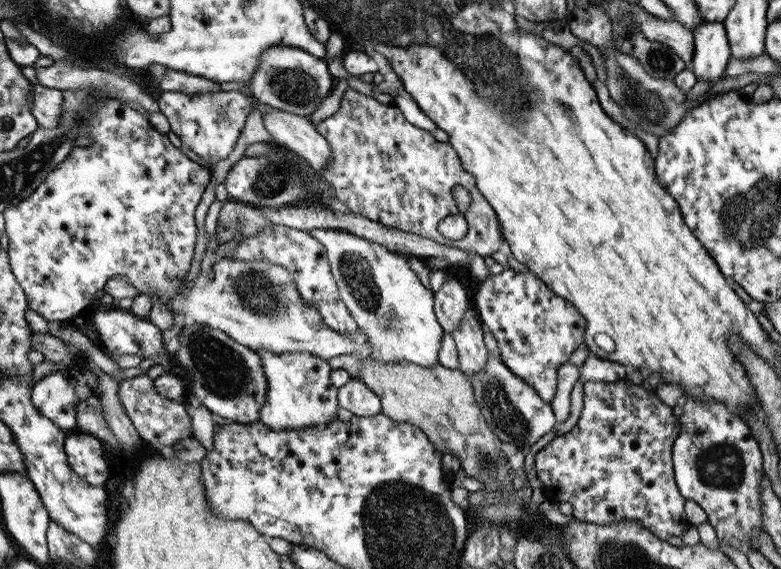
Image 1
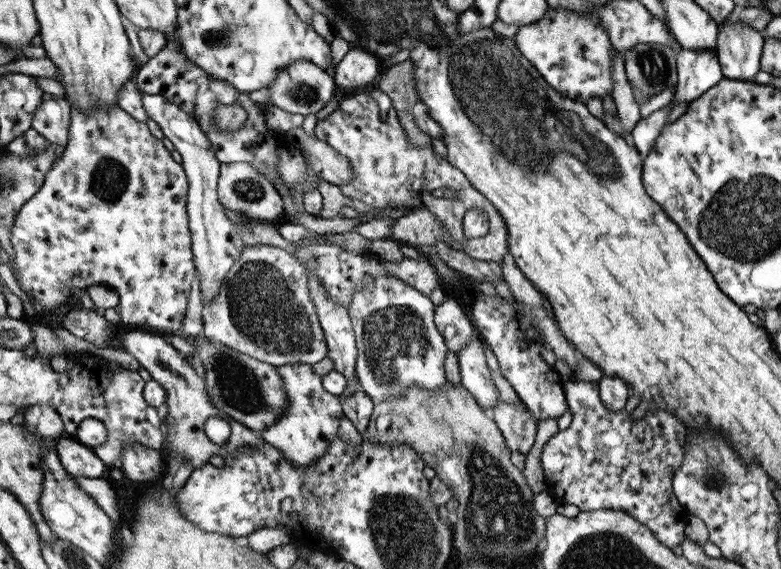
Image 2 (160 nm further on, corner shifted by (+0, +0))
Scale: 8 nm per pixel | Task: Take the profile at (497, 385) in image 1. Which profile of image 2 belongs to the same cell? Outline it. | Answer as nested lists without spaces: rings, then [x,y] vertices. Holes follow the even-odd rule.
[[[499,401],[499,405],[494,409],[488,409],[487,415],[498,424],[512,452],[526,455],[535,444],[540,420],[528,411],[522,401],[520,403],[518,407]]]

